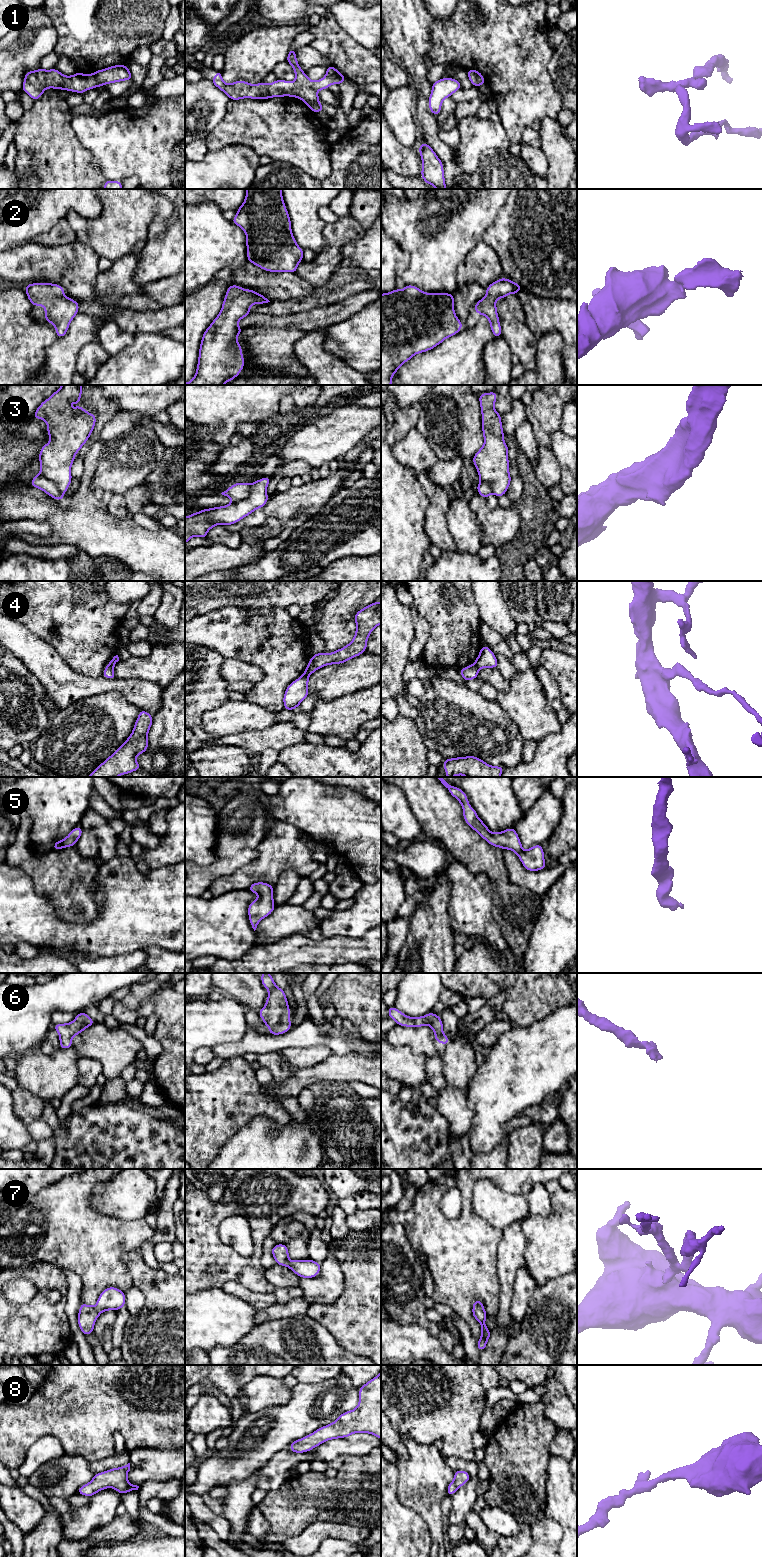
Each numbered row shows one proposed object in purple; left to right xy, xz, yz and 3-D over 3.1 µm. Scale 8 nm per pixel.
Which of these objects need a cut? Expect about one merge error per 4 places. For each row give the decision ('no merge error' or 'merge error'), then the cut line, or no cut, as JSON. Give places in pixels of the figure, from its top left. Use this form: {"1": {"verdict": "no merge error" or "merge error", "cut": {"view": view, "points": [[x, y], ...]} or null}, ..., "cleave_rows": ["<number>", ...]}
{"1": {"verdict": "no merge error", "cut": null}, "2": {"verdict": "no merge error", "cut": null}, "3": {"verdict": "merge error", "cut": {"view": "xz", "points": [[251, 484], [249, 494], [246, 497], [232, 502]]}}, "4": {"verdict": "merge error", "cut": {"view": "xy", "points": [[114, 663], [108, 665]]}}, "5": {"verdict": "no merge error", "cut": null}, "6": {"verdict": "no merge error", "cut": null}, "7": {"verdict": "no merge error", "cut": null}, "8": {"verdict": "no merge error", "cut": null}, "cleave_rows": ["3", "4"]}

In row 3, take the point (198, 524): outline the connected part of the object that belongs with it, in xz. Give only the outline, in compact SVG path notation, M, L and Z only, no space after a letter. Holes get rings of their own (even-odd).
M263 477L260 480L253 482L250 486L249 495L247 498L240 501L232 502L225 506L202 509L199 512L192 513L185 517L185 544L194 536L206 538L208 531L216 525L232 525L250 515L258 508L266 505L269 496L267 495L267 487L271 477Z

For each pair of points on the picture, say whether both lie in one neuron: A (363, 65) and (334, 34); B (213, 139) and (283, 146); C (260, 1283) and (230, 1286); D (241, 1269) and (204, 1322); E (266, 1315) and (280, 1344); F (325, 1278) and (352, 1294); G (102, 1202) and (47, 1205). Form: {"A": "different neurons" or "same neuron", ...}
{"A": "same neuron", "B": "same neuron", "C": "different neurons", "D": "different neurons", "E": "different neurons", "F": "different neurons", "G": "different neurons"}

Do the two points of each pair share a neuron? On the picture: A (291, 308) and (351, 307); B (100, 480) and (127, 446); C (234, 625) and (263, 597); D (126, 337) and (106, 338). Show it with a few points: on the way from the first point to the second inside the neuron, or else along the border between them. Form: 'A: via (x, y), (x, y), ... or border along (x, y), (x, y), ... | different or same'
A: border along (338, 302), (292, 314) | different
B: via (108, 472), (126, 454) | same
C: border along (227, 606), (273, 608) | different
D: via (121, 338), (111, 338) | same

